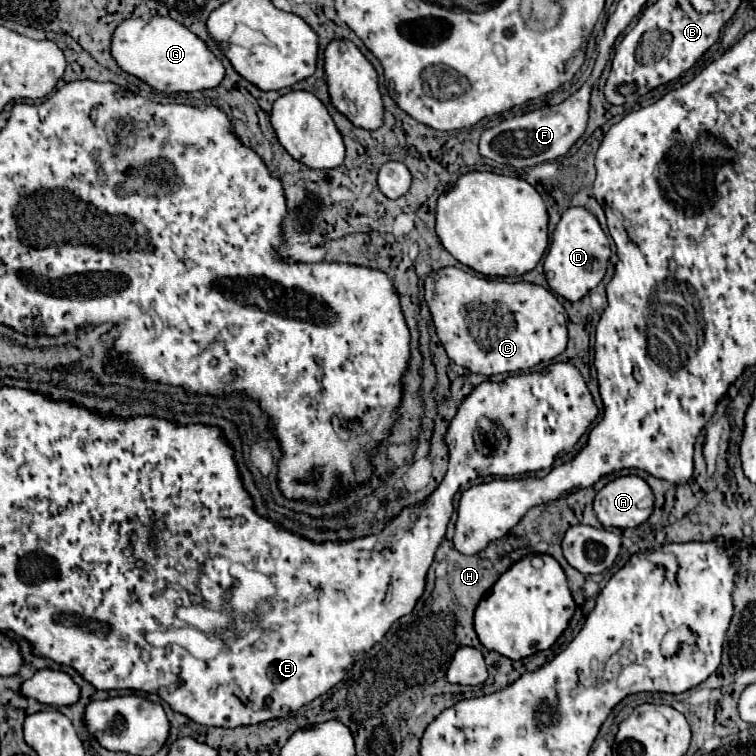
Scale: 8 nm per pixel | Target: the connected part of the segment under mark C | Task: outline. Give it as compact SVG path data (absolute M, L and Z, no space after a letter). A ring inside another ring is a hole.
M447 266L431 272L425 278L425 302L435 322L437 338L441 340L447 356L455 364L483 376L529 370L539 362L553 360L567 346L567 312L561 302L551 294L551 290L539 284L505 282L477 276L455 266Z

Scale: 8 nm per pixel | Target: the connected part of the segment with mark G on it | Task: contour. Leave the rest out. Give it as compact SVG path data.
M163 16L123 20L113 32L111 56L127 74L169 94L217 88L225 76L223 64L211 54L203 40L179 22Z

